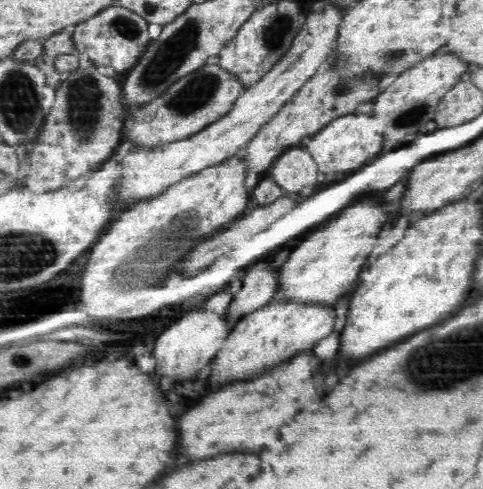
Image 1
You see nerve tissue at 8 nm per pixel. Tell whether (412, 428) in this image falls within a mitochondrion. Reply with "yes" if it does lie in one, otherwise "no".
no

